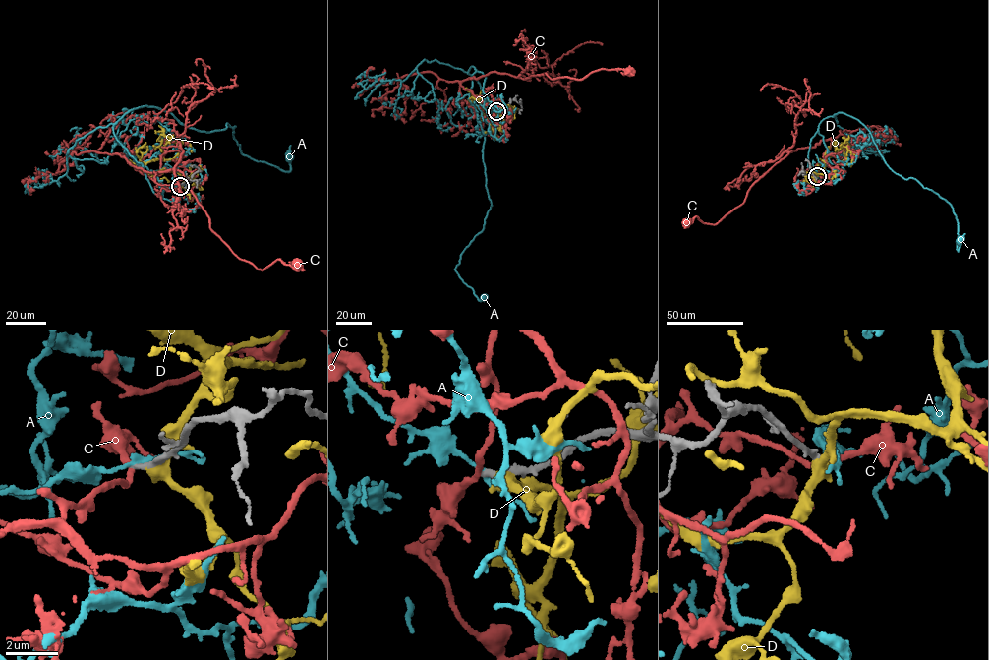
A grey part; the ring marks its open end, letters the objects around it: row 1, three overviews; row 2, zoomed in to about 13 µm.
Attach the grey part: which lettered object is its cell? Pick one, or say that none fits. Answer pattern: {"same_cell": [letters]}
{"same_cell": []}

